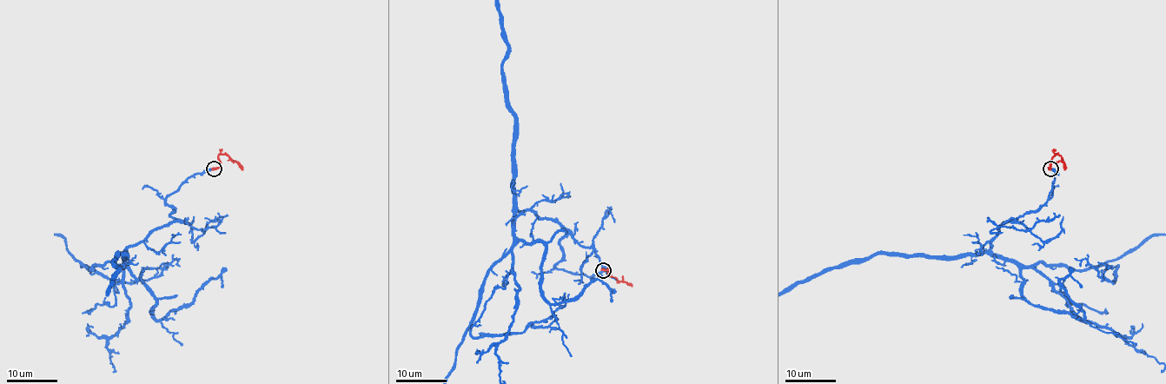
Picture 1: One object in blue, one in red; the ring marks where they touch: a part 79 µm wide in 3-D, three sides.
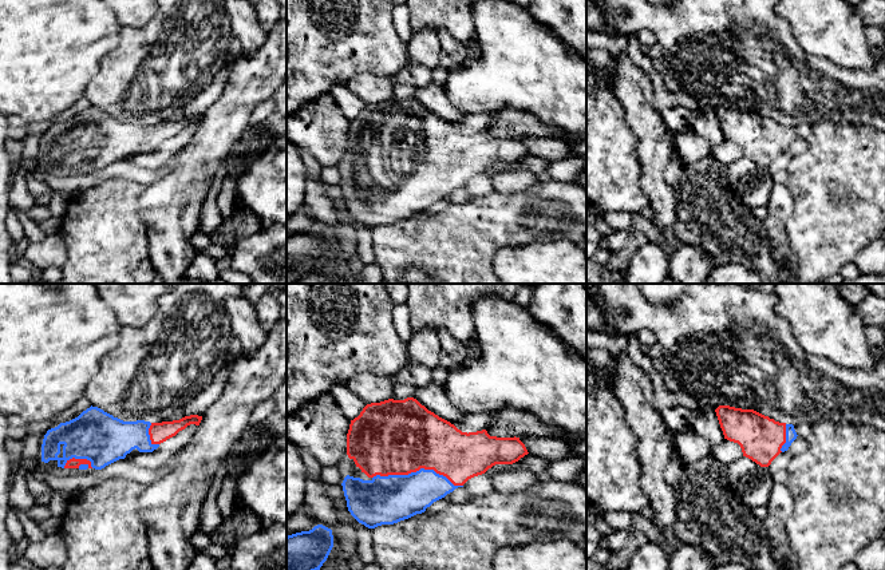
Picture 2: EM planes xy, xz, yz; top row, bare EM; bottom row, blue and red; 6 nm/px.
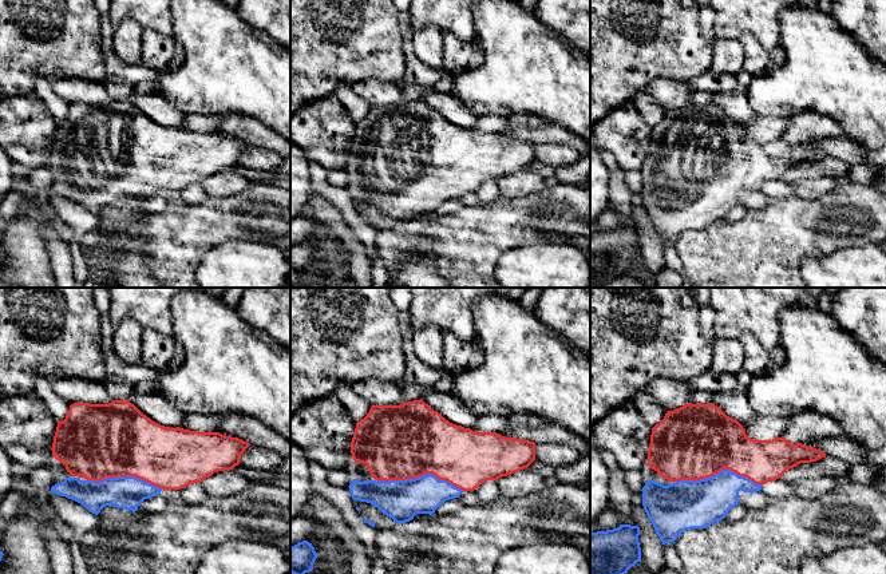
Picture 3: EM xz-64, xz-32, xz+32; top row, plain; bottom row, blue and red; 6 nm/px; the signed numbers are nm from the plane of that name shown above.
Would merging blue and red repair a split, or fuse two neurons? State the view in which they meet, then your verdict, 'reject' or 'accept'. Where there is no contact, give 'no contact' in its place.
meets blue in xz; accept

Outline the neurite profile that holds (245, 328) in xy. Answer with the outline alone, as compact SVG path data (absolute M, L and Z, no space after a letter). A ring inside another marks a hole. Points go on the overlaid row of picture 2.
M244 296L226 298L226 309L232 322L232 333L242 347L242 355L252 356L265 344L268 332L256 317L254 305Z

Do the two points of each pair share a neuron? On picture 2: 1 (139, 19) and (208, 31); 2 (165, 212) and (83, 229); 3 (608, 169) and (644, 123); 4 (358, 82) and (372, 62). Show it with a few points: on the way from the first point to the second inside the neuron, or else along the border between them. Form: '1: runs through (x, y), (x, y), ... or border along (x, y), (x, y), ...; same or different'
1: border along (157, 14), (141, 28), (122, 27); different
2: border along (145, 187), (138, 213), (146, 225), (149, 248); different
3: border along (621, 106), (641, 166); different
4: border along (388, 76), (352, 75), (343, 82); different

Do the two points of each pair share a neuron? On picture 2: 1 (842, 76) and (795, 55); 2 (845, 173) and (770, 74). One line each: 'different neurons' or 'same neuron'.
1: same neuron
2: different neurons

